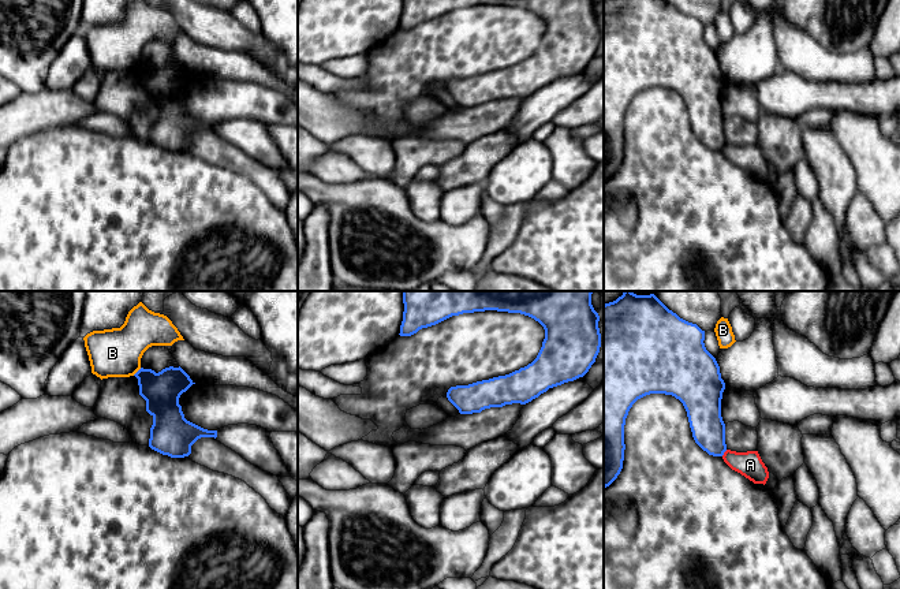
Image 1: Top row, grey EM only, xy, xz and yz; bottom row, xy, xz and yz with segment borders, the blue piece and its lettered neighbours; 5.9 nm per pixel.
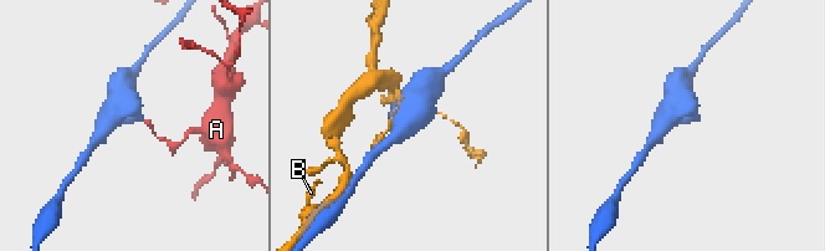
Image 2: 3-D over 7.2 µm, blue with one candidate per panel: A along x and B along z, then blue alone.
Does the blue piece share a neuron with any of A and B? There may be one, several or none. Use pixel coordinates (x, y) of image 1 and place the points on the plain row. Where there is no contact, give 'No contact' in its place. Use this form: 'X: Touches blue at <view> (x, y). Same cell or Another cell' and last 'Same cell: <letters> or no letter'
A: Touches blue at yz (724, 145). Another cell
B: Touches blue at xy (138, 64). Another cell
Same cell: no letter

